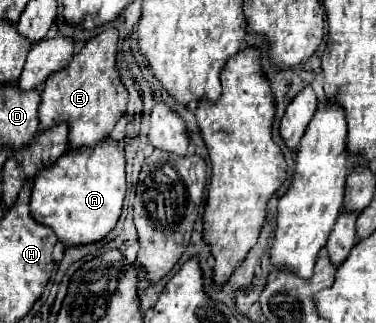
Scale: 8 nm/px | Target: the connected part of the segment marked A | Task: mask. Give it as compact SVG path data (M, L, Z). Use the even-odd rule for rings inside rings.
M104 139L98 147L90 147L86 151L68 149L52 167L36 175L30 215L40 225L50 227L66 249L102 241L114 229L122 213L126 195L124 165L126 159L122 143L110 139Z

